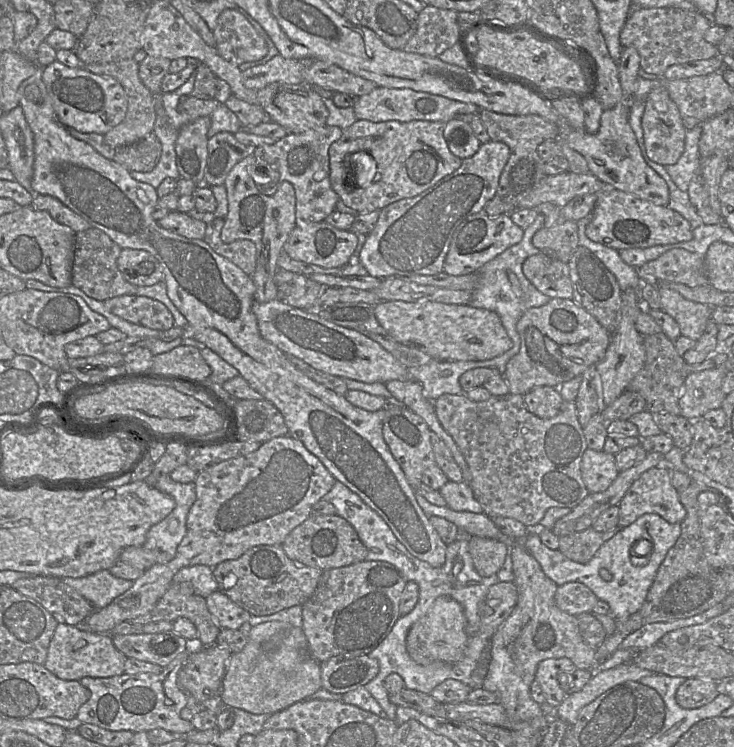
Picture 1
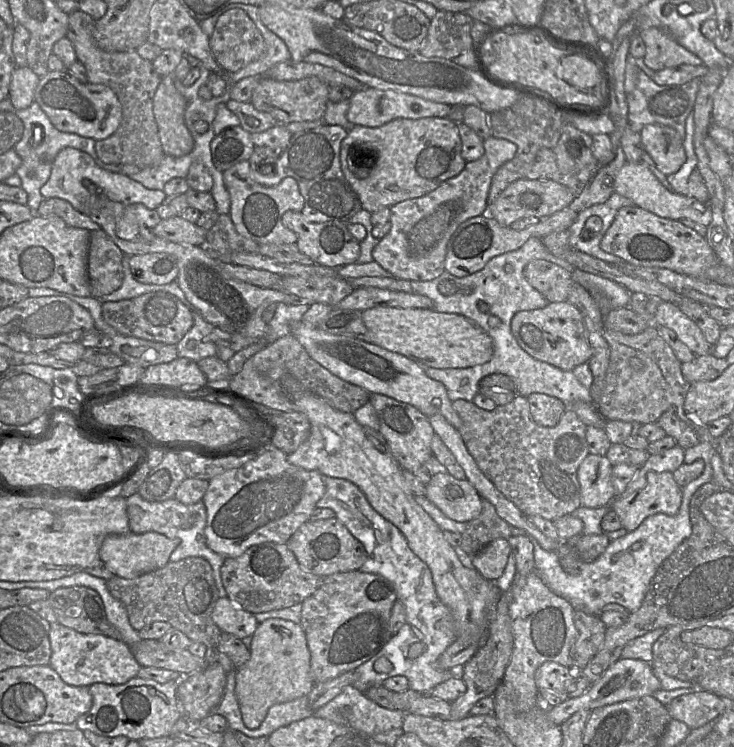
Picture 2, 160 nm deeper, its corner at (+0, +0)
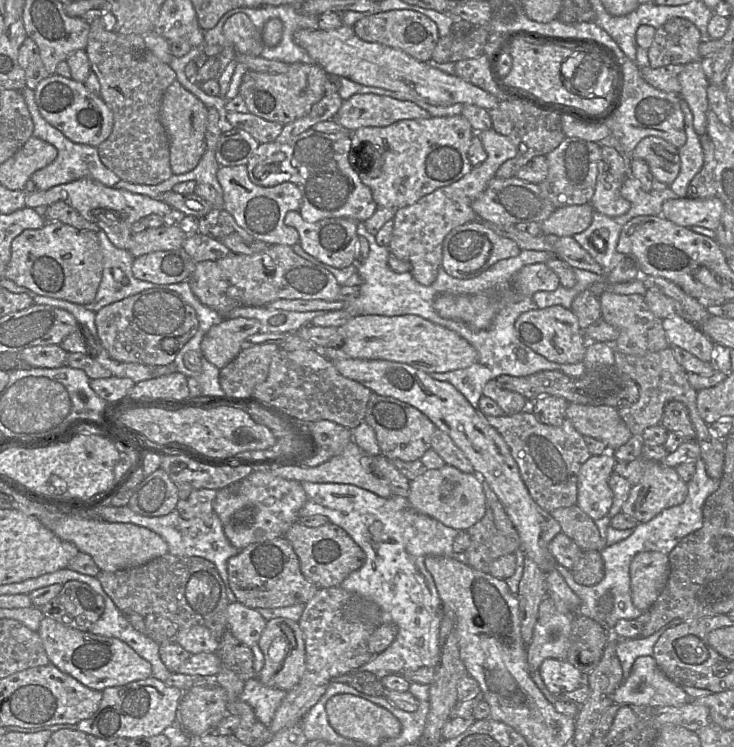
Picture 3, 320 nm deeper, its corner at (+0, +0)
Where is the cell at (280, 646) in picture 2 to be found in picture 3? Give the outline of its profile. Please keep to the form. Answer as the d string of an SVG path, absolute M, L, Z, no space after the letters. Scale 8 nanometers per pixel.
M283 617L268 620L258 645L263 652L265 664L256 678L268 687L287 692L296 687L306 668L306 648L299 623Z

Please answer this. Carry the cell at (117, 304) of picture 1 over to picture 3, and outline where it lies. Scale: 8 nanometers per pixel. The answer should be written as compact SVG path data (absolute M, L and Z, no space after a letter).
M166 284L102 307L95 314L95 325L101 345L112 359L156 367L173 363L178 351L196 334L199 320L195 309Z

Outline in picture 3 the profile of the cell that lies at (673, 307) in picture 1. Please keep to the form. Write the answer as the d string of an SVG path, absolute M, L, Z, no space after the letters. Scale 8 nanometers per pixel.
M680 314L662 321L670 345L682 348L704 362L712 362L716 344L698 326Z

